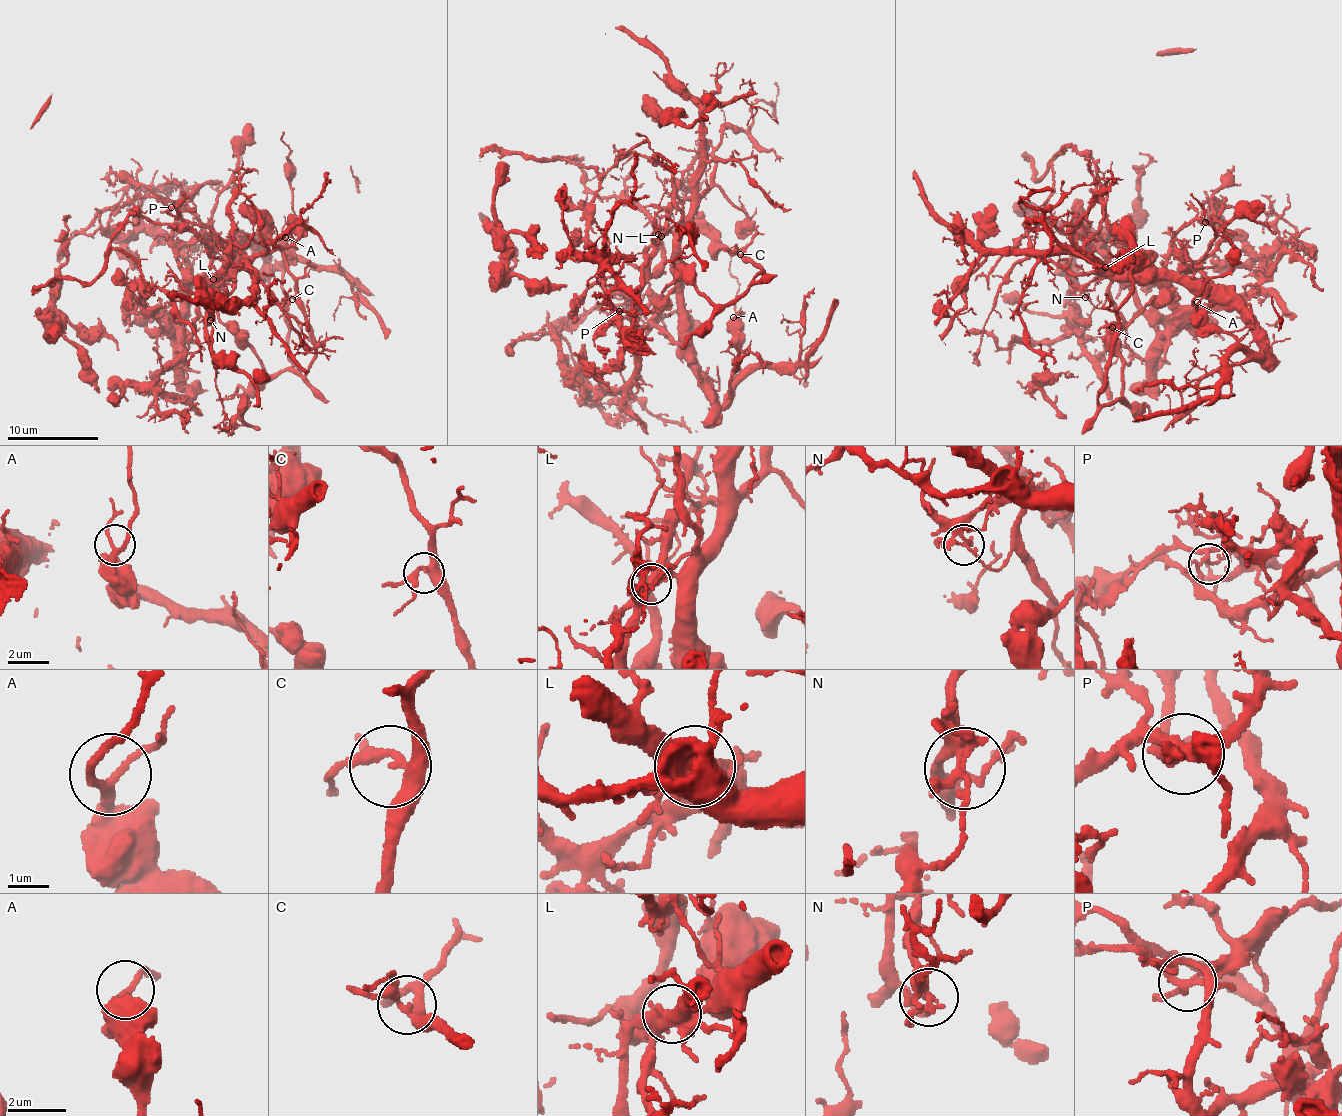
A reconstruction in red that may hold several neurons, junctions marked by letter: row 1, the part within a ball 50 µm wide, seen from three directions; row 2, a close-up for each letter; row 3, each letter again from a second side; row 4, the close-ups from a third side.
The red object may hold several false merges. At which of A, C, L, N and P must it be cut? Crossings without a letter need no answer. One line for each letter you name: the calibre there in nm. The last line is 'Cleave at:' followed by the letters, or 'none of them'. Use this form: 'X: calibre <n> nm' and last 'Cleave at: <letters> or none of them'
L: calibre 420 nm
P: calibre 140 nm
Cleave at: L, P

